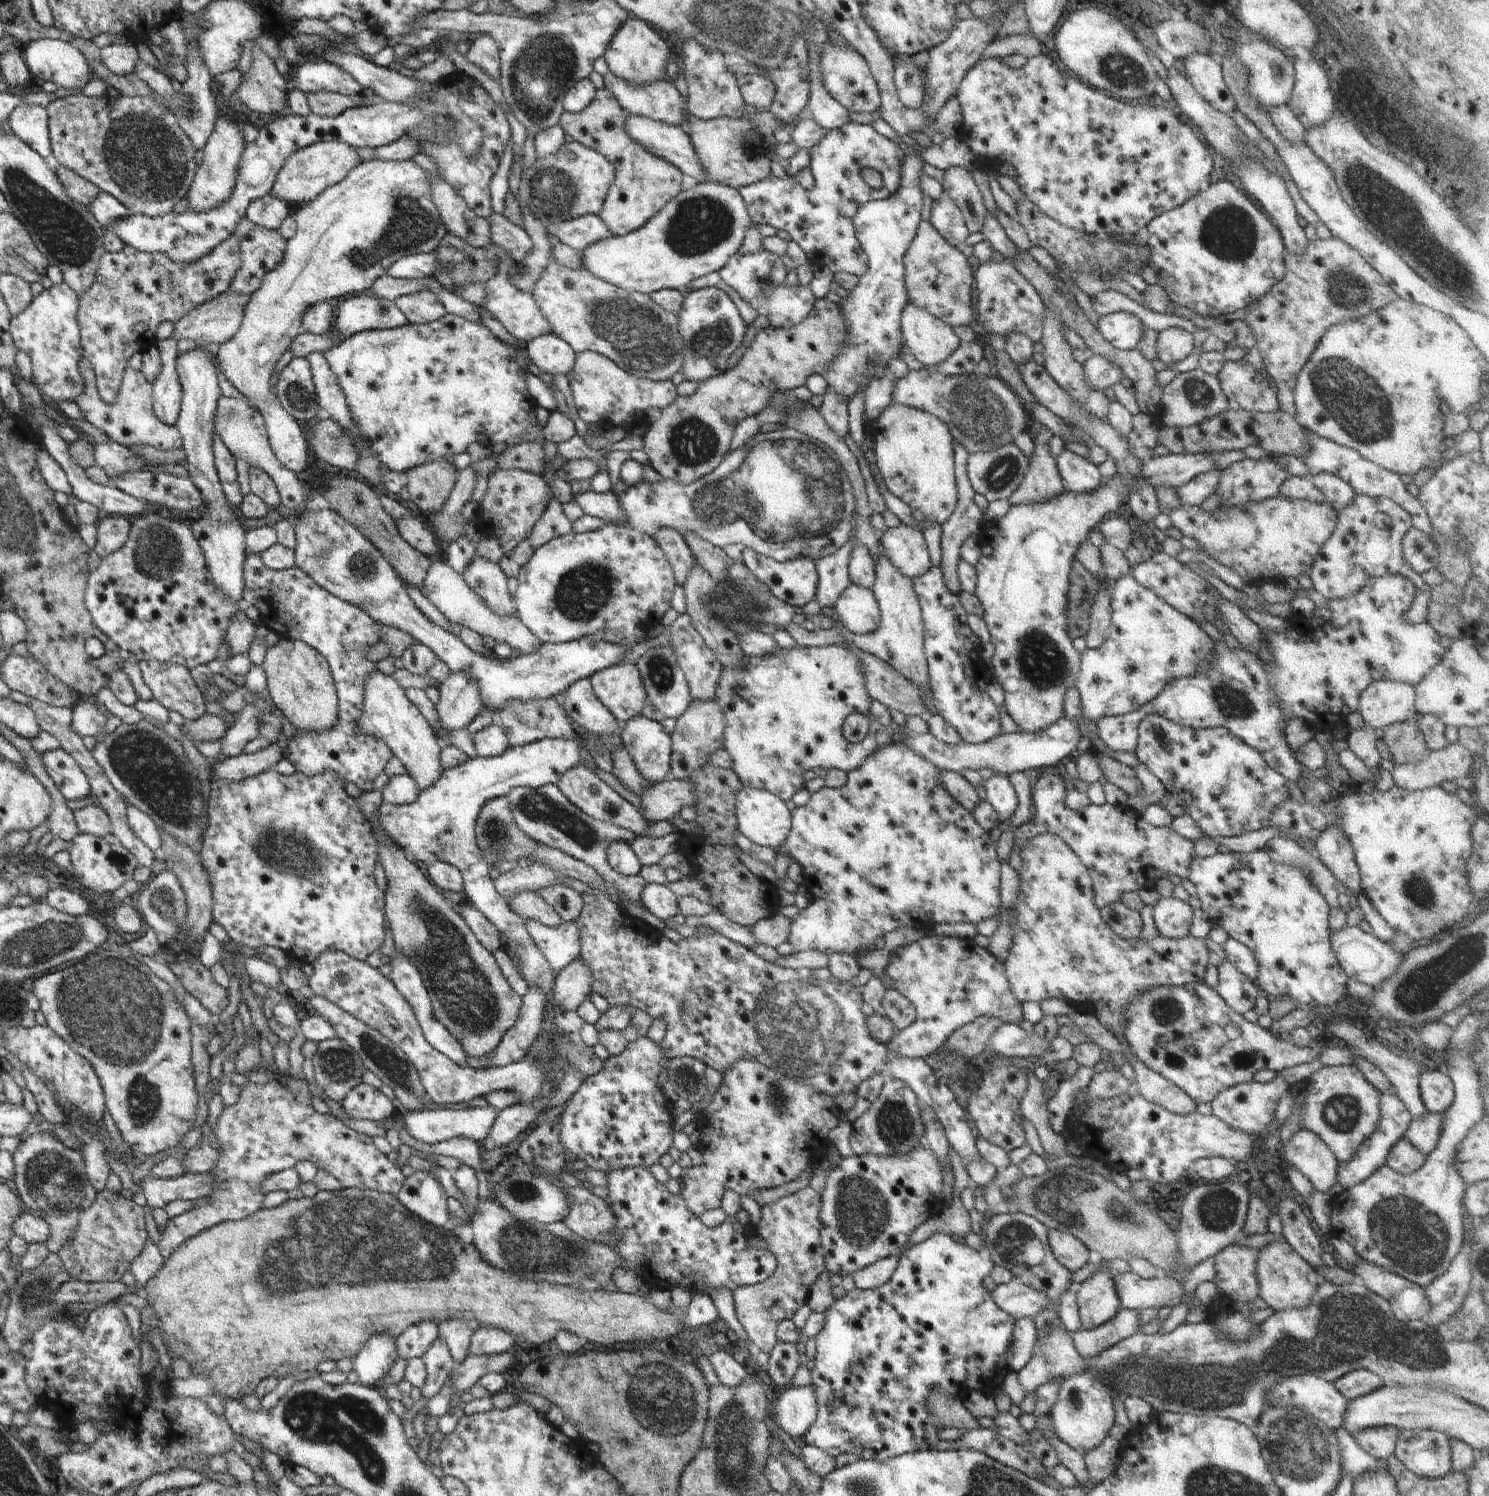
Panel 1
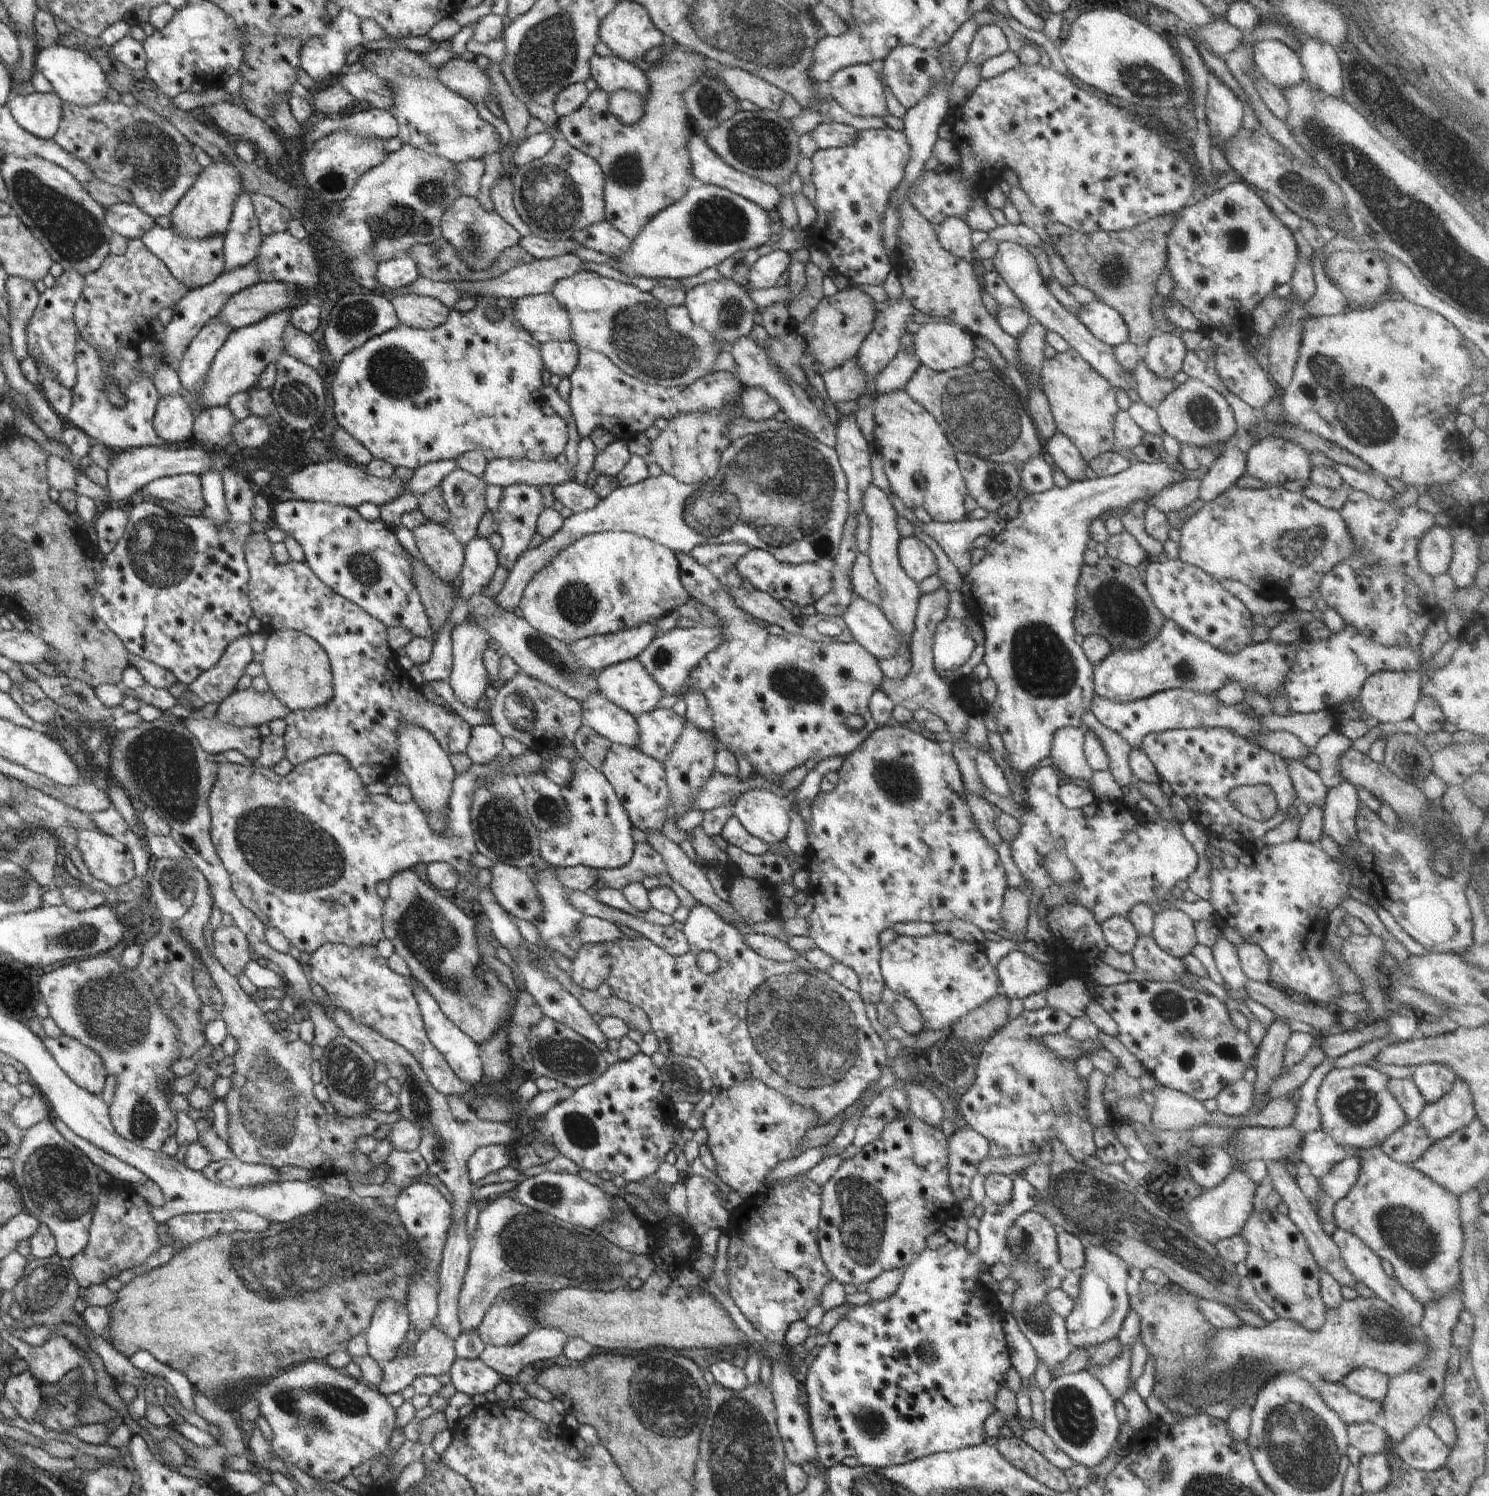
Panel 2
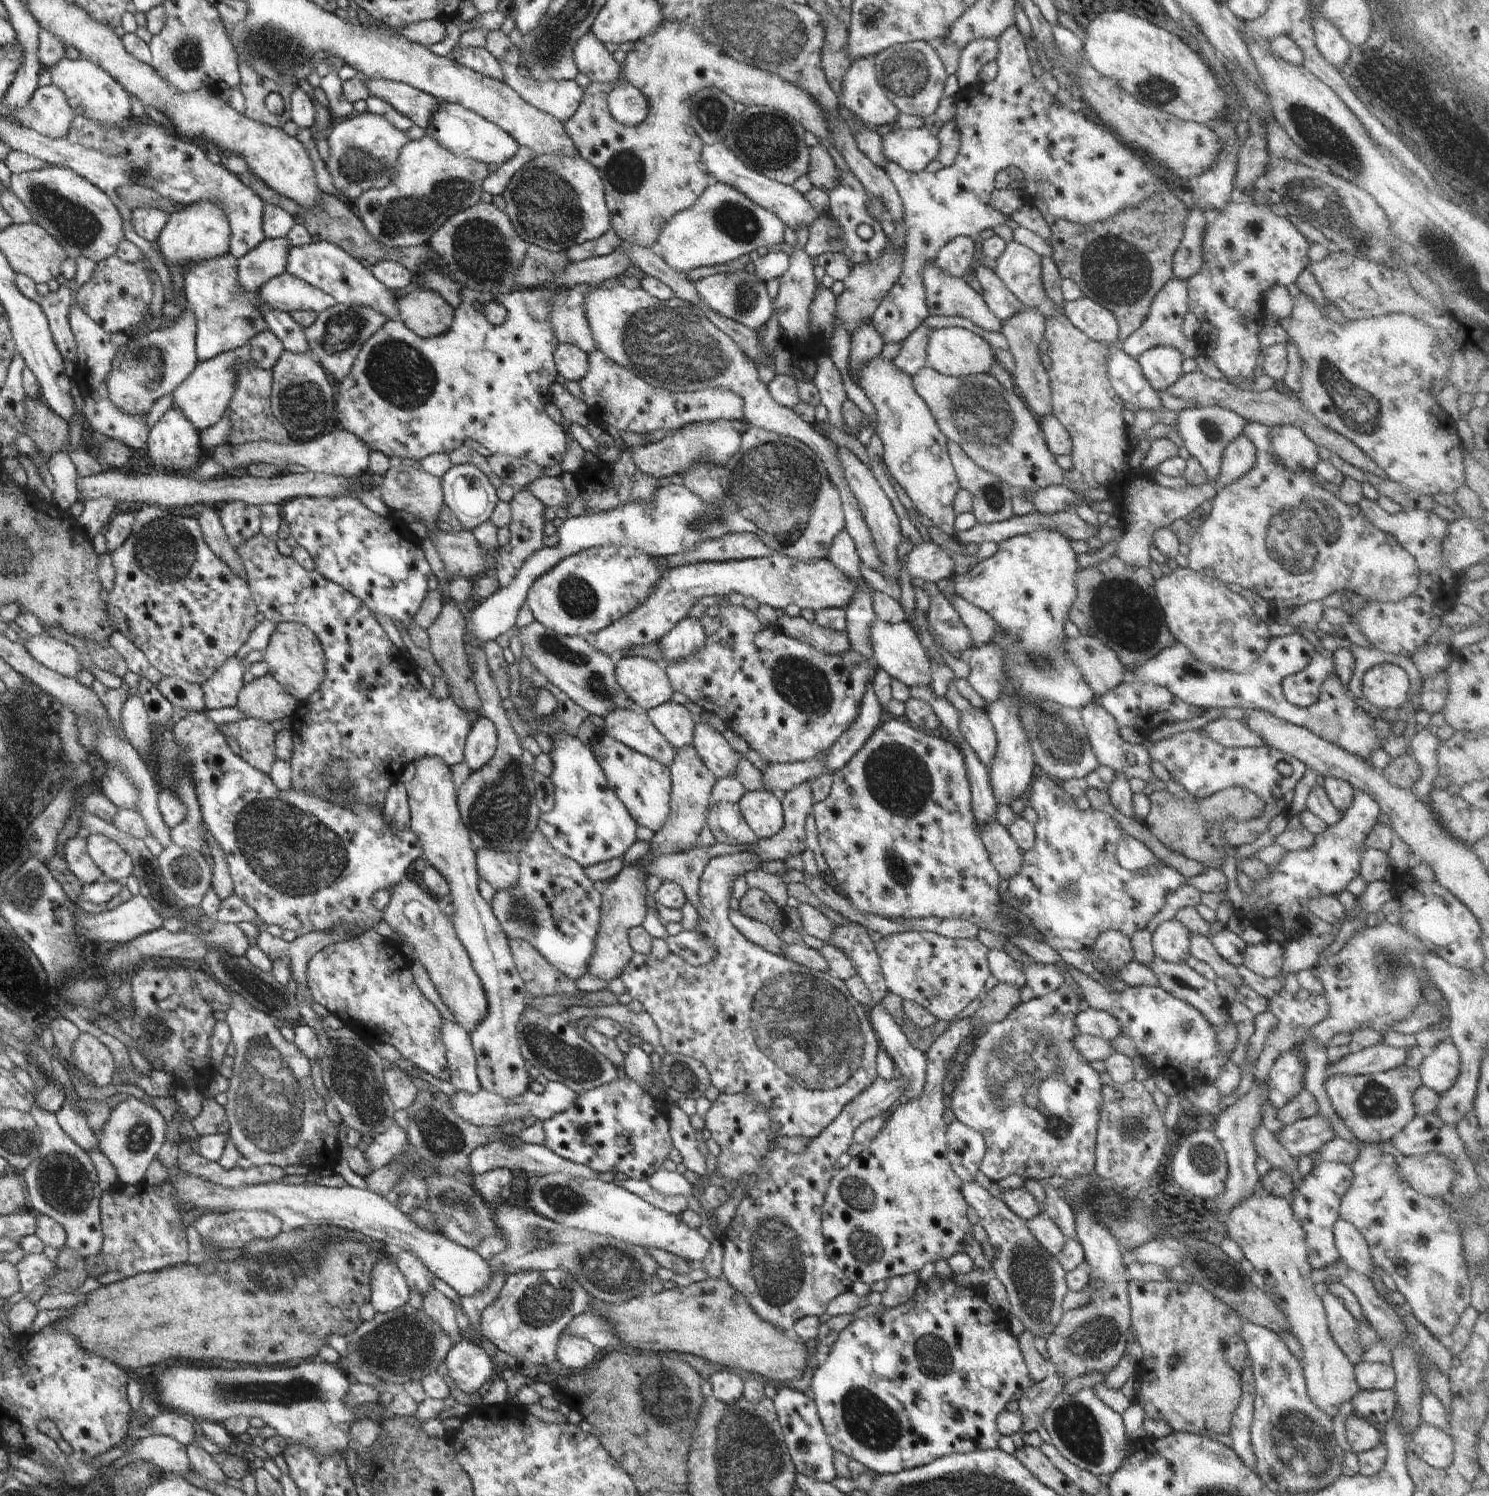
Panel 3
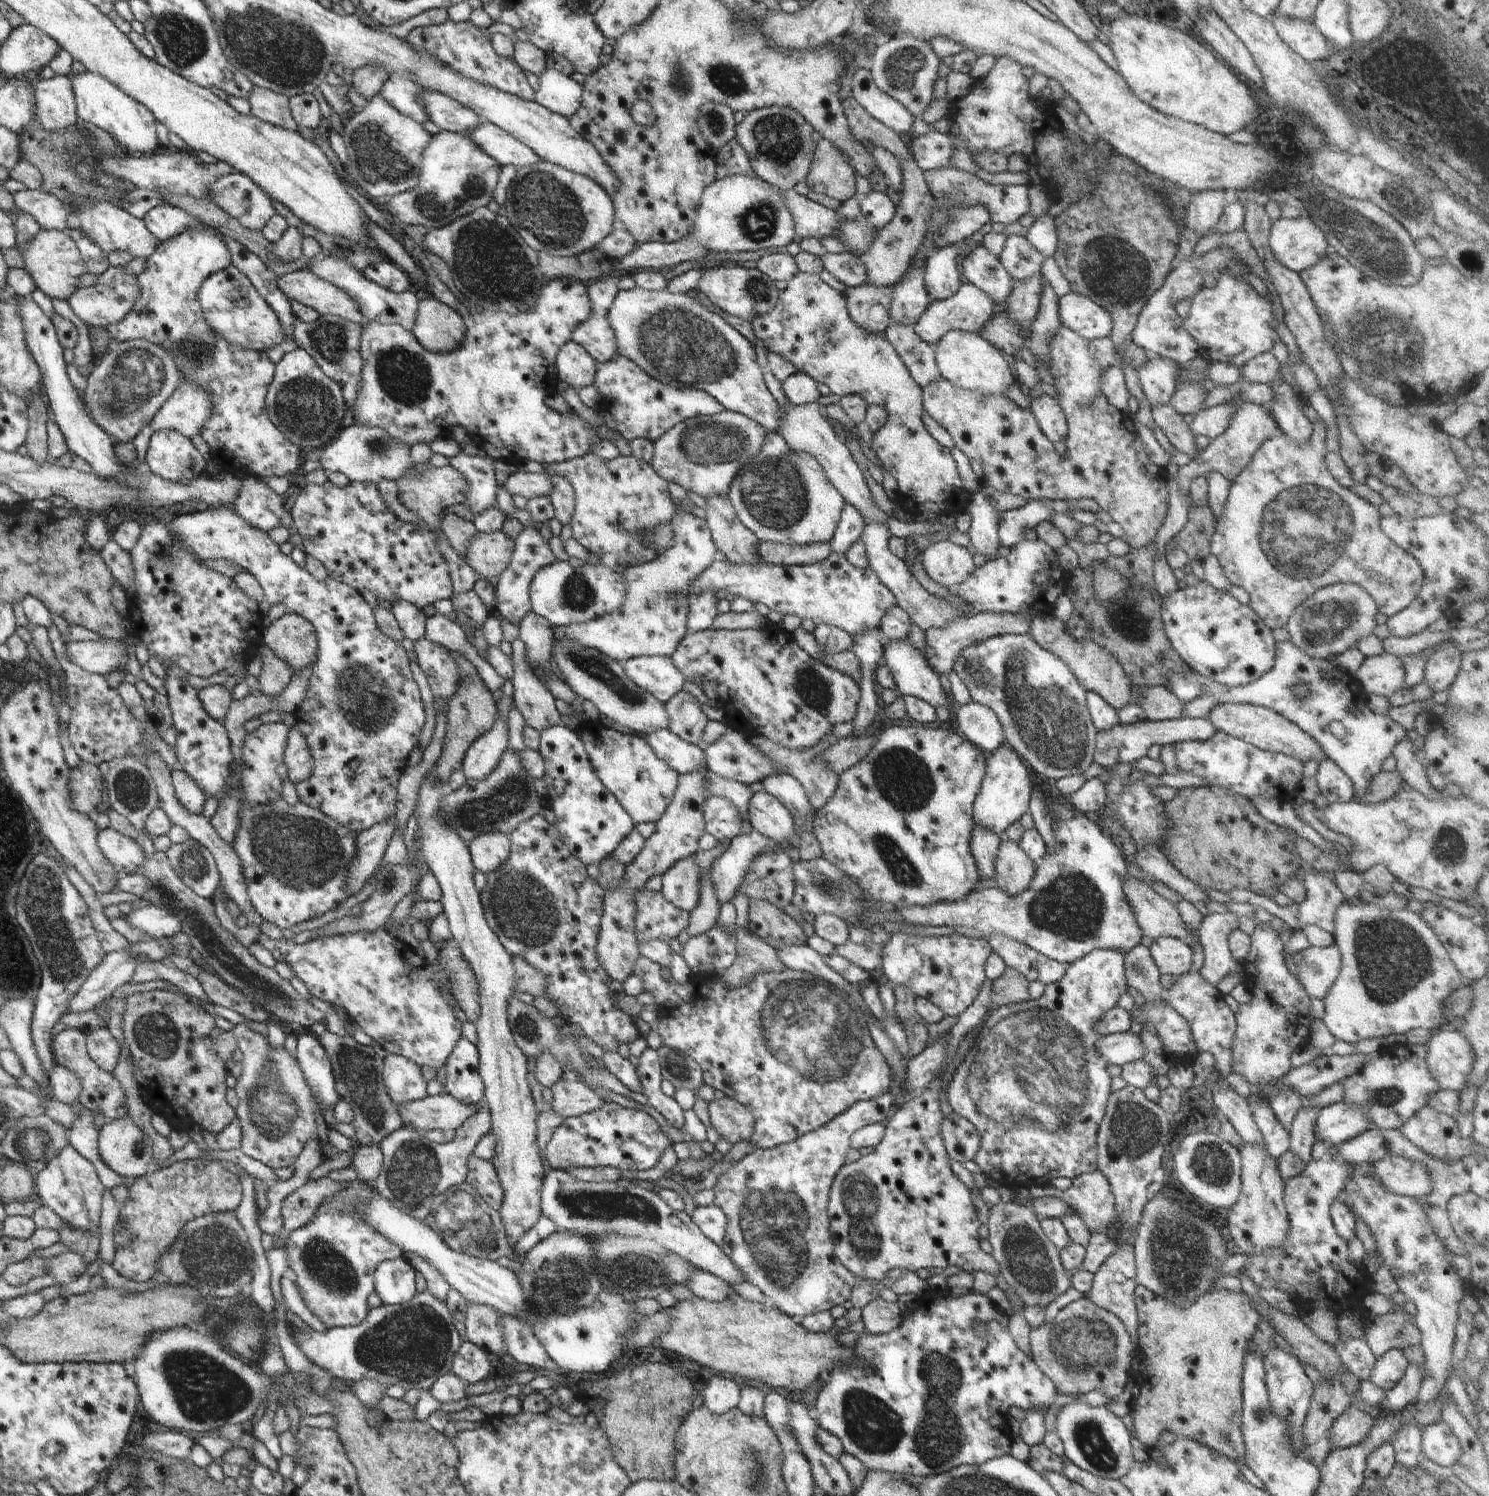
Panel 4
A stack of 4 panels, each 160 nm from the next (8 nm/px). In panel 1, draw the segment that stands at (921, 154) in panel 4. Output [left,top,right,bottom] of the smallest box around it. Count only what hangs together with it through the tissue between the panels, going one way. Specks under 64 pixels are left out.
[738,123,904,276]

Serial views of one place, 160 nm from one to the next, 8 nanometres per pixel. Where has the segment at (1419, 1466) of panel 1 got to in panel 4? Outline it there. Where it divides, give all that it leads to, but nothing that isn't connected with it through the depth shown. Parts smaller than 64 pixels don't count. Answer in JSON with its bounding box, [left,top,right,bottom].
[1421,1420,1463,1468]

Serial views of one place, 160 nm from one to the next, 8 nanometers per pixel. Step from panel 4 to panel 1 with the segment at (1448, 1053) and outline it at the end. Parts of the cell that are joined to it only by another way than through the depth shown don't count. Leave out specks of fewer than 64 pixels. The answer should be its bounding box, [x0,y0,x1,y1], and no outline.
[1419,1067,1454,1114]

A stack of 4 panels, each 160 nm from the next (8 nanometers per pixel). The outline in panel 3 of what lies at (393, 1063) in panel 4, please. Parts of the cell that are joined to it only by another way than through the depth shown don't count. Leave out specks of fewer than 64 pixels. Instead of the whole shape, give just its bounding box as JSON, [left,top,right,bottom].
[383,1066,417,1111]

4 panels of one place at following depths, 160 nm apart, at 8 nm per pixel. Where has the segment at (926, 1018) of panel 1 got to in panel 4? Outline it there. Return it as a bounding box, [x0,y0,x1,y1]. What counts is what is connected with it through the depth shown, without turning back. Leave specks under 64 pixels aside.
[881,933,993,1016]

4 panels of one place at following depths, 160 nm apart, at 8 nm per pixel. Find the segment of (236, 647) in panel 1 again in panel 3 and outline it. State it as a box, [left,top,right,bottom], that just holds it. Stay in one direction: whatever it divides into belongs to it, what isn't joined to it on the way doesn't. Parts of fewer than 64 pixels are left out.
[201,656,249,710]

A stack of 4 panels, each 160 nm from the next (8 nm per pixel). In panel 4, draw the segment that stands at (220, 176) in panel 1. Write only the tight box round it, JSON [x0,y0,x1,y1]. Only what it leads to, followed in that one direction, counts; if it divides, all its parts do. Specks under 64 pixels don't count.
[104,226,303,478]

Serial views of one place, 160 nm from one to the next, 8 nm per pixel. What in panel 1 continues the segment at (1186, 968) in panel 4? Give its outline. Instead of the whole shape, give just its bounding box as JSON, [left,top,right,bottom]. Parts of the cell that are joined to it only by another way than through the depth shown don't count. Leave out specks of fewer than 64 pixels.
[1153,898,1193,940]

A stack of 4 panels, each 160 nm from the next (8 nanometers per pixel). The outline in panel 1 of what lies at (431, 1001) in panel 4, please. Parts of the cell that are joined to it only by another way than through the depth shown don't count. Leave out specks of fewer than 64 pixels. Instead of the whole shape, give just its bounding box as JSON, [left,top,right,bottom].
[308,950,552,1105]

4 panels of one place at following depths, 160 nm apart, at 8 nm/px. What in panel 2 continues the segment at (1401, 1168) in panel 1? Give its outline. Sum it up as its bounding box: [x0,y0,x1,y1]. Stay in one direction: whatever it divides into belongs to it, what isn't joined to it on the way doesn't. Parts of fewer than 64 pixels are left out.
[1380,1119,1433,1165]

